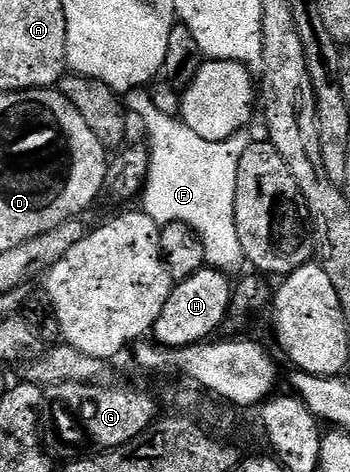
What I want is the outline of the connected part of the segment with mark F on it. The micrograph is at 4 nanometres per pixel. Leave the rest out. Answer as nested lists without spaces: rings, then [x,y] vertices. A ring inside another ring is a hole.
[[[140,88],[130,90],[125,95],[125,106],[132,115],[139,115],[147,125],[146,145],[149,147],[151,159],[149,160],[149,172],[147,173],[147,185],[141,195],[142,213],[159,225],[160,228],[172,224],[182,224],[191,227],[203,241],[203,253],[206,259],[211,258],[237,258],[242,257],[243,249],[241,240],[237,236],[237,224],[235,223],[235,193],[237,192],[237,164],[241,160],[241,152],[249,141],[246,133],[234,134],[232,138],[226,138],[223,142],[213,140],[201,140],[193,128],[189,128],[174,117],[167,117],[154,107],[150,93]]]

